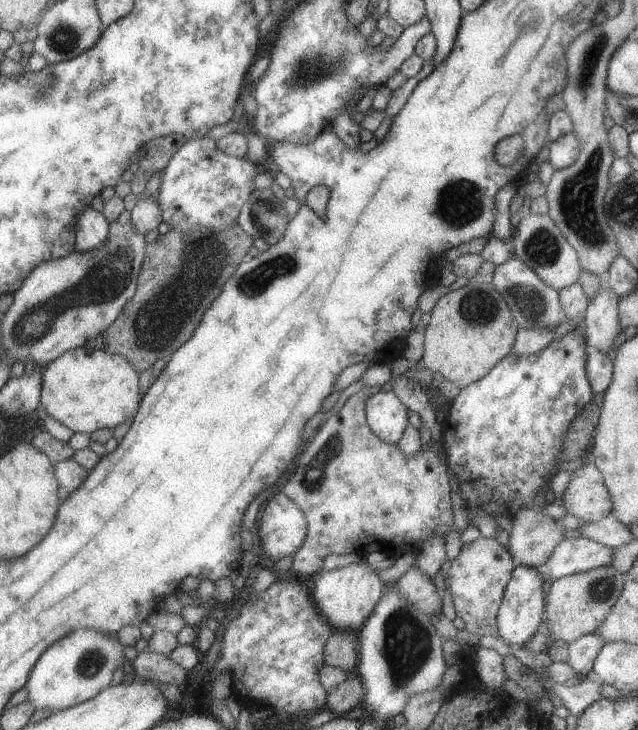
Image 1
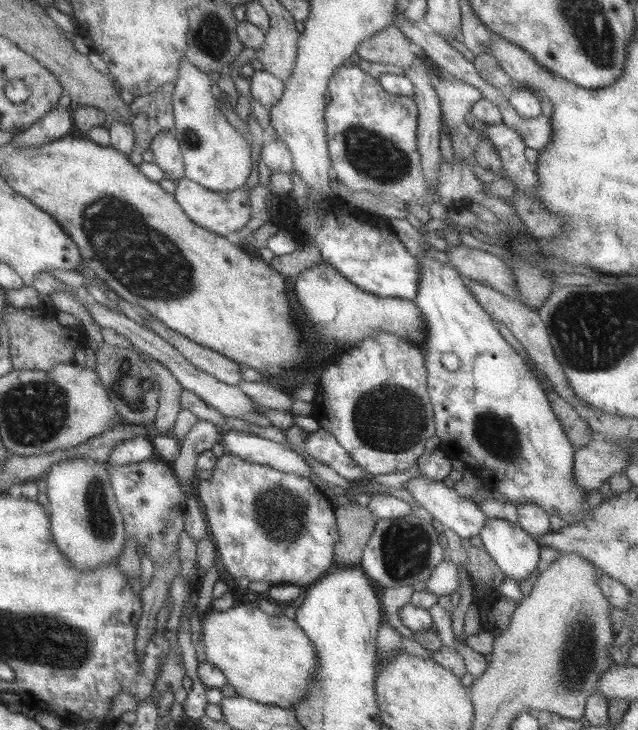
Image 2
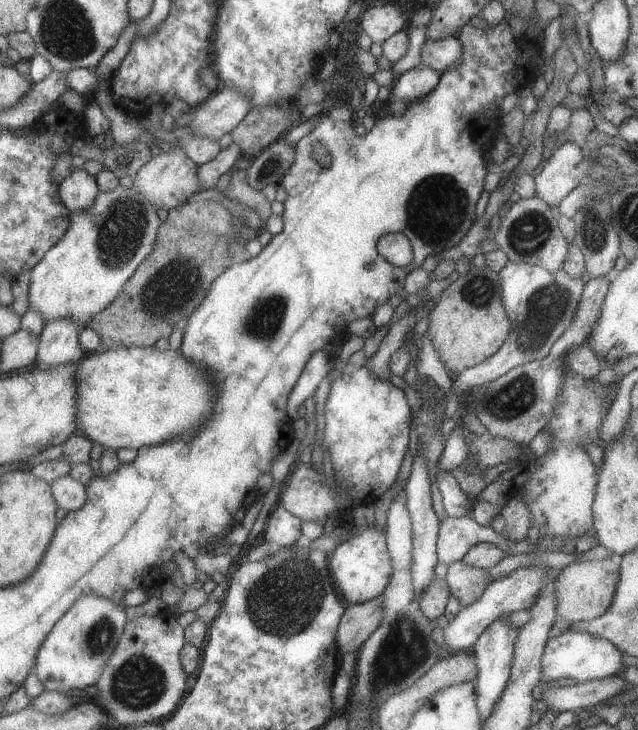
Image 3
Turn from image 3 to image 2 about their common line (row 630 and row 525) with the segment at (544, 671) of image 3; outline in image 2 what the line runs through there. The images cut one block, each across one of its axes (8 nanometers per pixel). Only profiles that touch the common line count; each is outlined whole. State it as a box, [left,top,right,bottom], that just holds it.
[413,251,594,527]

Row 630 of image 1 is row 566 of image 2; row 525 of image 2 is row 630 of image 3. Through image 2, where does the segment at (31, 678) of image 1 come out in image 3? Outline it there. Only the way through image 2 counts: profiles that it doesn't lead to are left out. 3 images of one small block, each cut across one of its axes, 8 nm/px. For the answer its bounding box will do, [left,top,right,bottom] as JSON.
[33,594,126,695]

